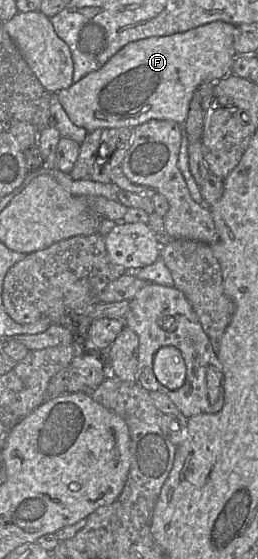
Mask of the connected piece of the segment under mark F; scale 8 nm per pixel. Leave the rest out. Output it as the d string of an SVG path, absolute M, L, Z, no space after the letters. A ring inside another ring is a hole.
M213 21L185 32L132 41L122 47L100 69L88 73L69 88L58 91L58 100L69 119L88 132L99 128L134 128L153 119L170 120L183 125L195 90L204 83L217 82L232 73L236 58L233 47L236 35L237 26Z

